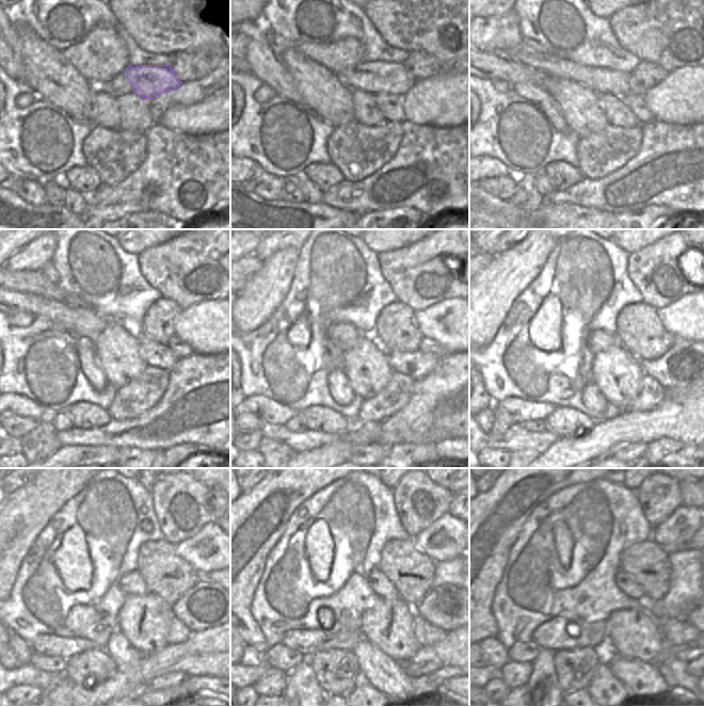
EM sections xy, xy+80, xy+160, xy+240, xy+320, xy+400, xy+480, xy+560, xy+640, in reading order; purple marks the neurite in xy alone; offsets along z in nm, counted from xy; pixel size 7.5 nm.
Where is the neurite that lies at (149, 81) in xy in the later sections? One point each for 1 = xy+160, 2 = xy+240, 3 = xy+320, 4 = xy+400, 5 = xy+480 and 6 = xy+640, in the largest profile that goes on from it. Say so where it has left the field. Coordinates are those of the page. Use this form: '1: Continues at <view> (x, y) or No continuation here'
1: Continues at xy+160 (601, 80)
2: Continues at xy+240 (30, 283)
3: Continues at xy+320 (252, 264)
4: Continues at xy+400 (491, 257)
5: No continuation here
6: No continuation here.

